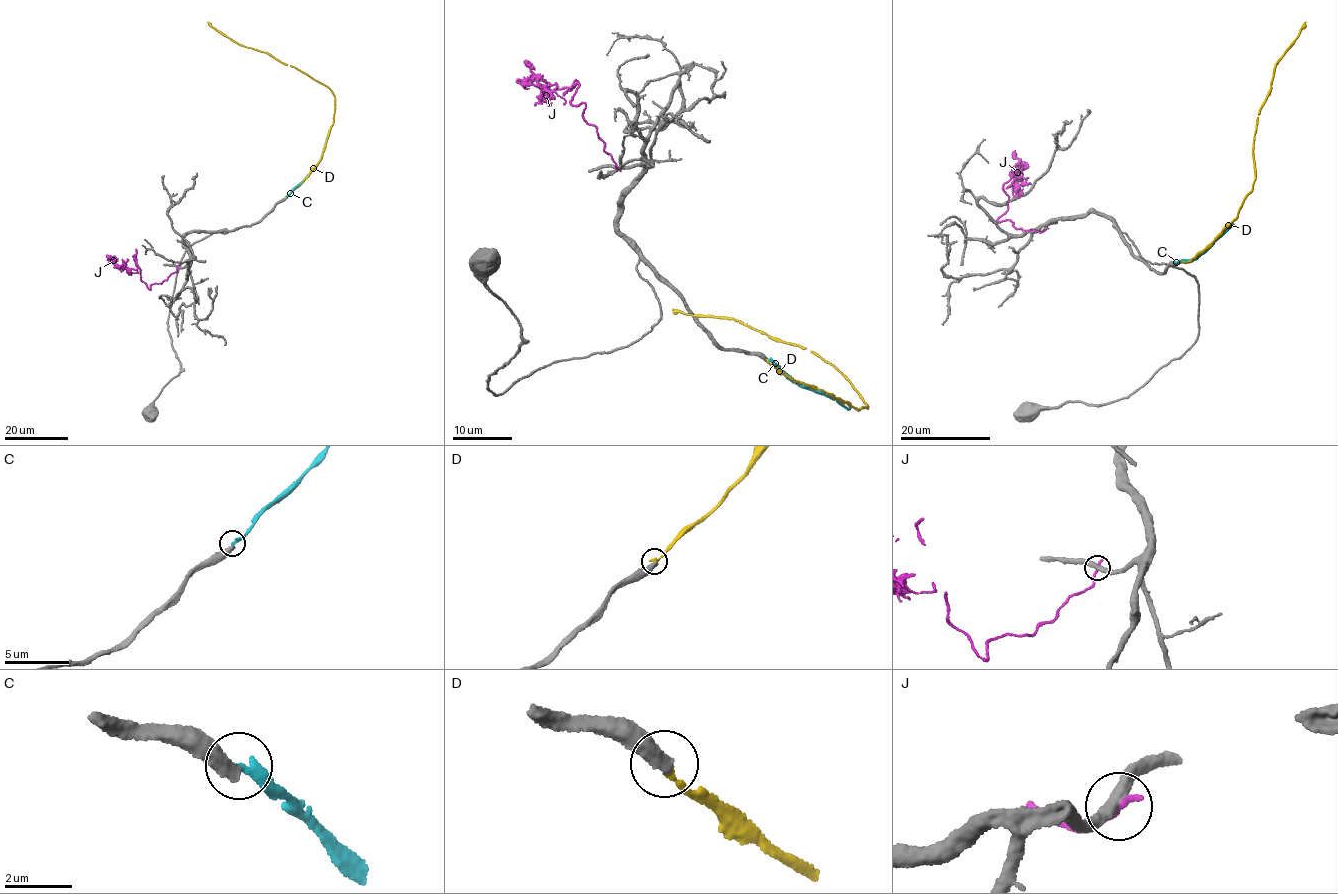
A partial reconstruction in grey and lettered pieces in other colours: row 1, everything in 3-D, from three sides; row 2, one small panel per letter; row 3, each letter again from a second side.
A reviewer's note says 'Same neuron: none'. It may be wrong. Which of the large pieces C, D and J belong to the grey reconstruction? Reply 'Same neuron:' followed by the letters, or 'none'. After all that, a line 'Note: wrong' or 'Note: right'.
Same neuron: none
Note: right

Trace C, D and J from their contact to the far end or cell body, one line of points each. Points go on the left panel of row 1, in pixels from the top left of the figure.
C: (286, 196), (320, 160), (330, 129)
D: (286, 196), (320, 160), (333, 121), (334, 96), (326, 86), (265, 52), (240, 45), (207, 21)
J: (177, 267), (150, 289), (142, 280), (135, 259), (136, 269), (127, 269), (106, 256)

